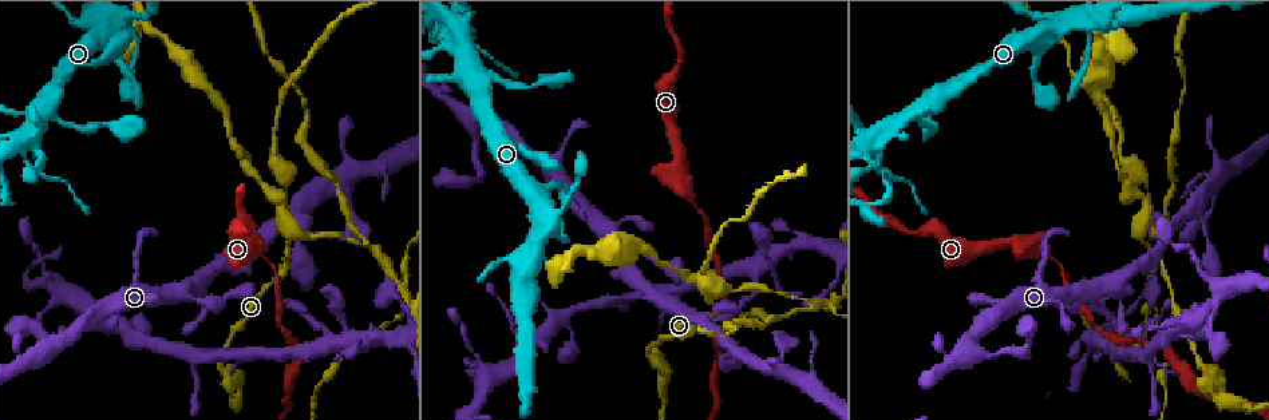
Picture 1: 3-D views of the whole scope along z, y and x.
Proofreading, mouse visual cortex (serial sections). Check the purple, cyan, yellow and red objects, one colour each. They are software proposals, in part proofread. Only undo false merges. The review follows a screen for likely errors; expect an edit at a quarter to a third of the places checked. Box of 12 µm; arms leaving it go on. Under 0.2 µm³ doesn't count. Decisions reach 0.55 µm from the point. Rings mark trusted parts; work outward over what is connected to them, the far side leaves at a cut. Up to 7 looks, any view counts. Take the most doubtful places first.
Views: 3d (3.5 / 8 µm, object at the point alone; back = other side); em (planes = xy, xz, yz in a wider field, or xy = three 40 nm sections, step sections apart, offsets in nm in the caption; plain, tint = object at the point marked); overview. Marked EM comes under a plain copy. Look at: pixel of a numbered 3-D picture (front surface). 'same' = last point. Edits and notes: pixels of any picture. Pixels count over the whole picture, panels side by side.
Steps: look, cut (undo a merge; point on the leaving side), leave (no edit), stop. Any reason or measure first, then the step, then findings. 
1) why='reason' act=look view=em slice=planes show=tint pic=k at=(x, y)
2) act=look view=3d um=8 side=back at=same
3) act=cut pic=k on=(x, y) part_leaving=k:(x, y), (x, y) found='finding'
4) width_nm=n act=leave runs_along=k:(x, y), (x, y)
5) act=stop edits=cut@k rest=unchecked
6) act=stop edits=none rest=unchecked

why='three-way junction' act=look view=3d um=3.5 pic=1 at=(283, 224)

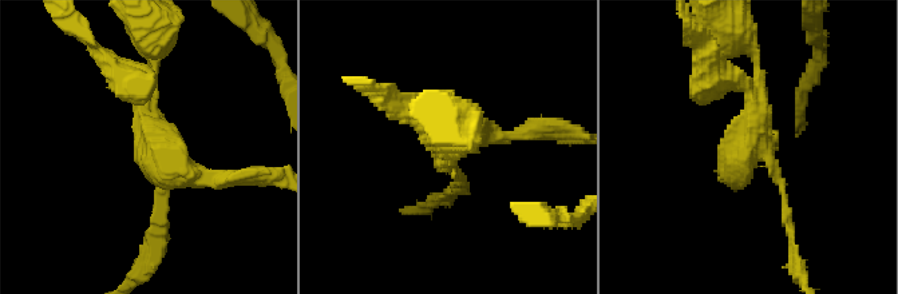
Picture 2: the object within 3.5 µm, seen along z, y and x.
arms=3 arm_widths_nm=100,200,200 act=look view=em slice=xy step=5 show=tint pic=2 at=(148, 151)

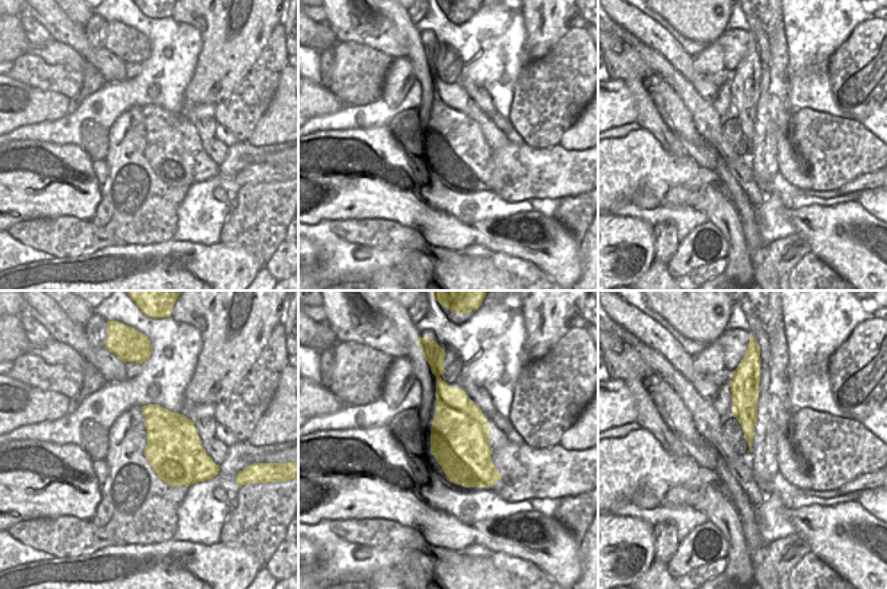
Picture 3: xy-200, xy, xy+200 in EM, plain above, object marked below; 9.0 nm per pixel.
act=cut pic=2 on=(705, 70) part_leaving=2:(759, 155), (752, 92), (711, 64) found='two cells meet here'

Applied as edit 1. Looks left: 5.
act=look view=overview

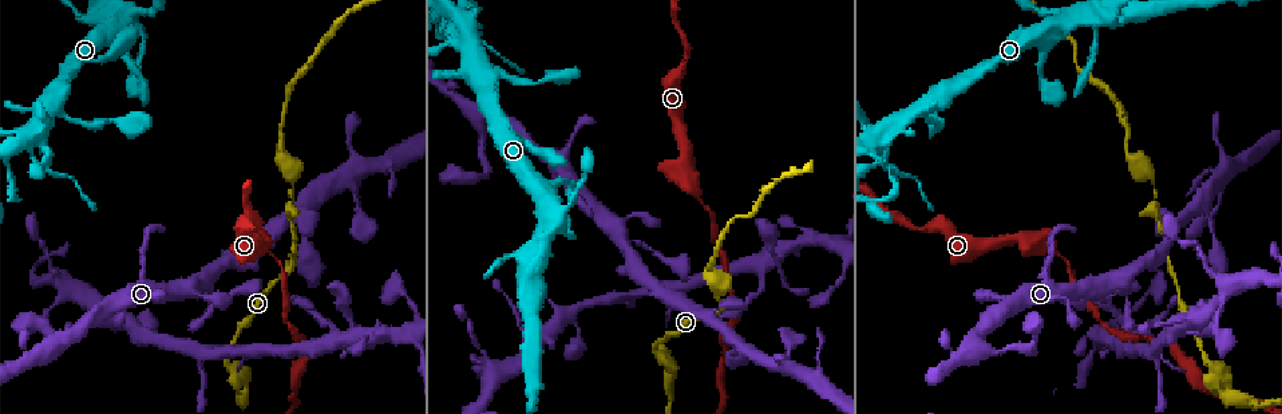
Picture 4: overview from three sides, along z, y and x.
why='sudden change in width' act=look view=3d um=8 pic=4 at=(698, 197)

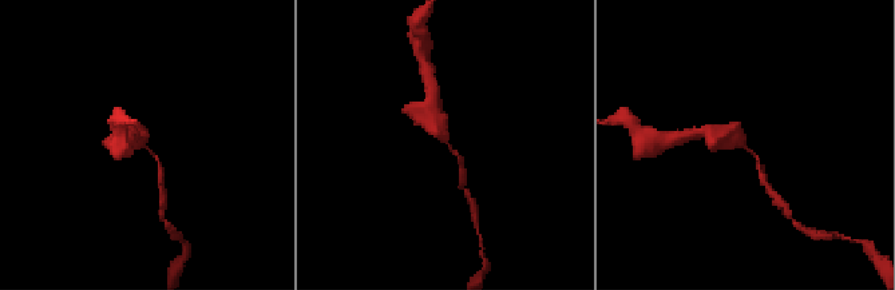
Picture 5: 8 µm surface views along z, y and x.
act=look view=3d um=3.5 pic=5 at=(144, 143)

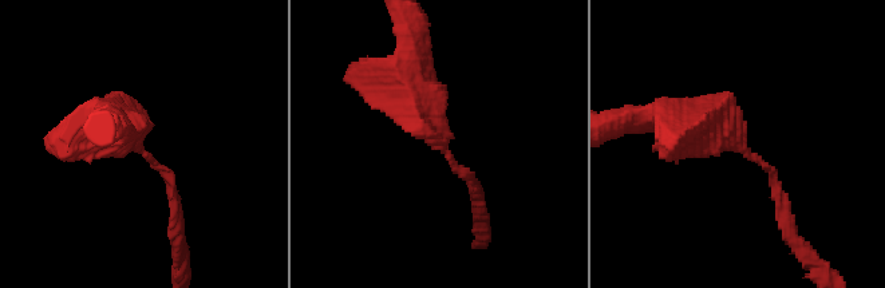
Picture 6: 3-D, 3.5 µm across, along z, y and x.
arm_widths_nm=150,450 act=look view=em slice=xy step=3 show=tint pic=6 at=(738, 145)

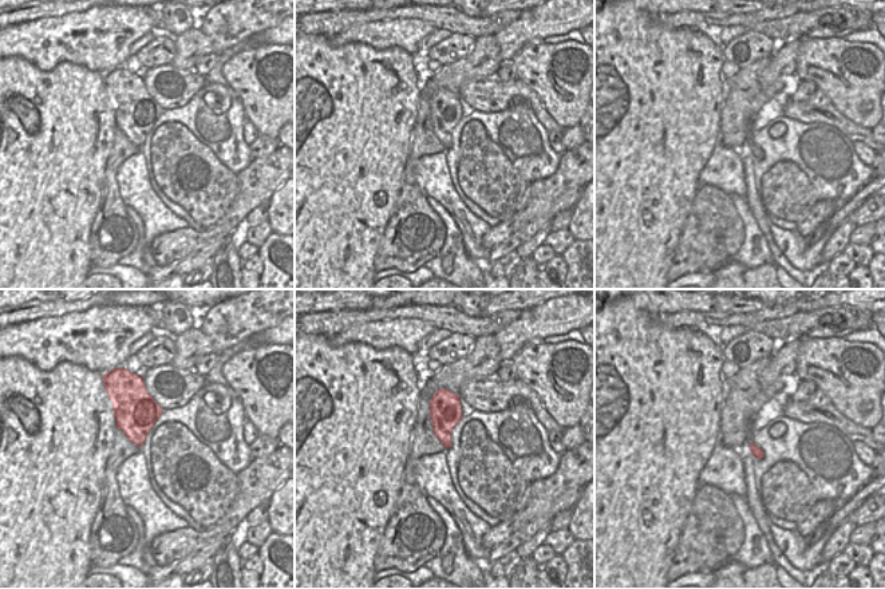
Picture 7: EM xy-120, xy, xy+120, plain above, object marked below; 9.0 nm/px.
act=leave found='continuous, no second cell'

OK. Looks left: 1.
act=stop edits=cut@2 rest=unchecked

